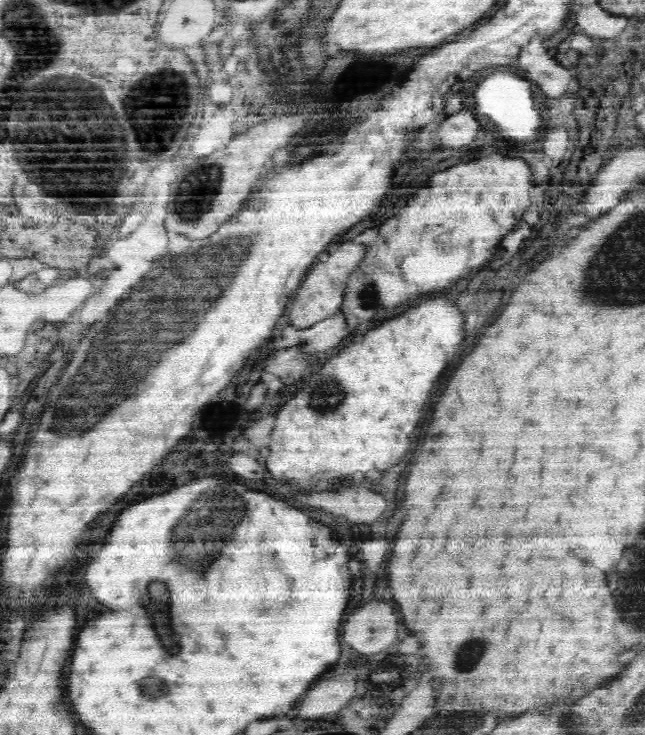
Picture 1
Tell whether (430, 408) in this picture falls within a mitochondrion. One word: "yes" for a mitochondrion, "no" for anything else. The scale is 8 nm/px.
no

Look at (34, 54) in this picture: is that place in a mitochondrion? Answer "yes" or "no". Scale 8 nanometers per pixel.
yes

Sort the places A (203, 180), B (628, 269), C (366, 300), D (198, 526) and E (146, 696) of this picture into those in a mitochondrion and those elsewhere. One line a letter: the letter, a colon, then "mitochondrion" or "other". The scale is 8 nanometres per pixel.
A: mitochondrion
B: mitochondrion
C: mitochondrion
D: mitochondrion
E: mitochondrion

